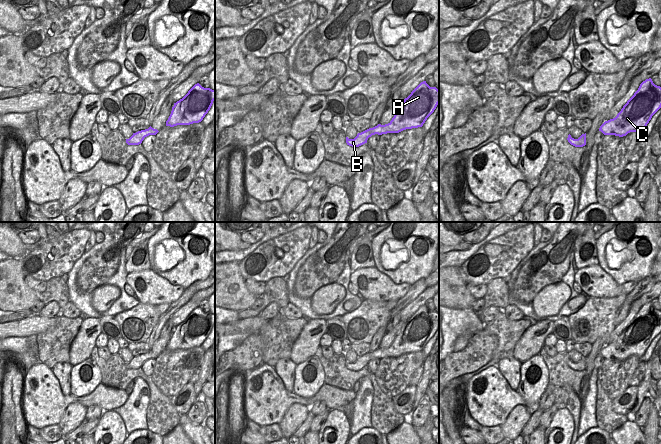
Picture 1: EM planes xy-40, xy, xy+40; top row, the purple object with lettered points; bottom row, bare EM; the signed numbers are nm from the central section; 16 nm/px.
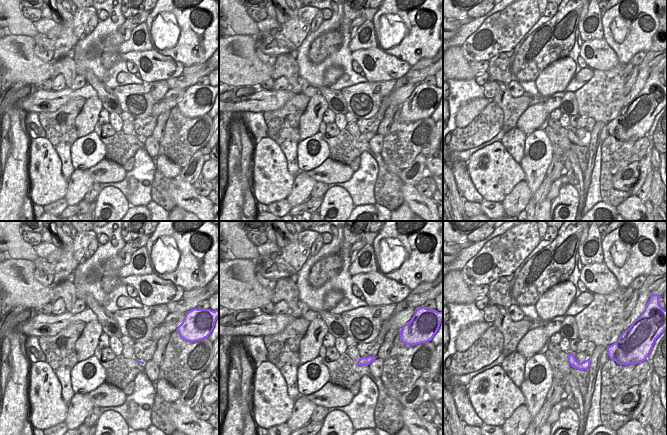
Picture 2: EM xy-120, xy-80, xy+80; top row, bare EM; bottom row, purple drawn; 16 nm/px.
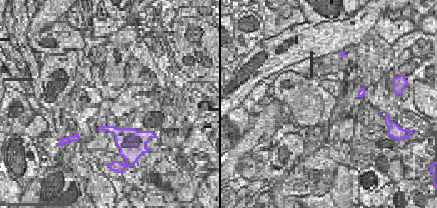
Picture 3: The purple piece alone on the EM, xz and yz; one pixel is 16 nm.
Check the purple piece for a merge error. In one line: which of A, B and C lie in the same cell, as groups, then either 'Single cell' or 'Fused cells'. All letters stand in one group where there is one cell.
Groups: A B C. Single cell

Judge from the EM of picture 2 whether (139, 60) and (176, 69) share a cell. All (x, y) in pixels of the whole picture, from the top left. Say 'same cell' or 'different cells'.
same cell

